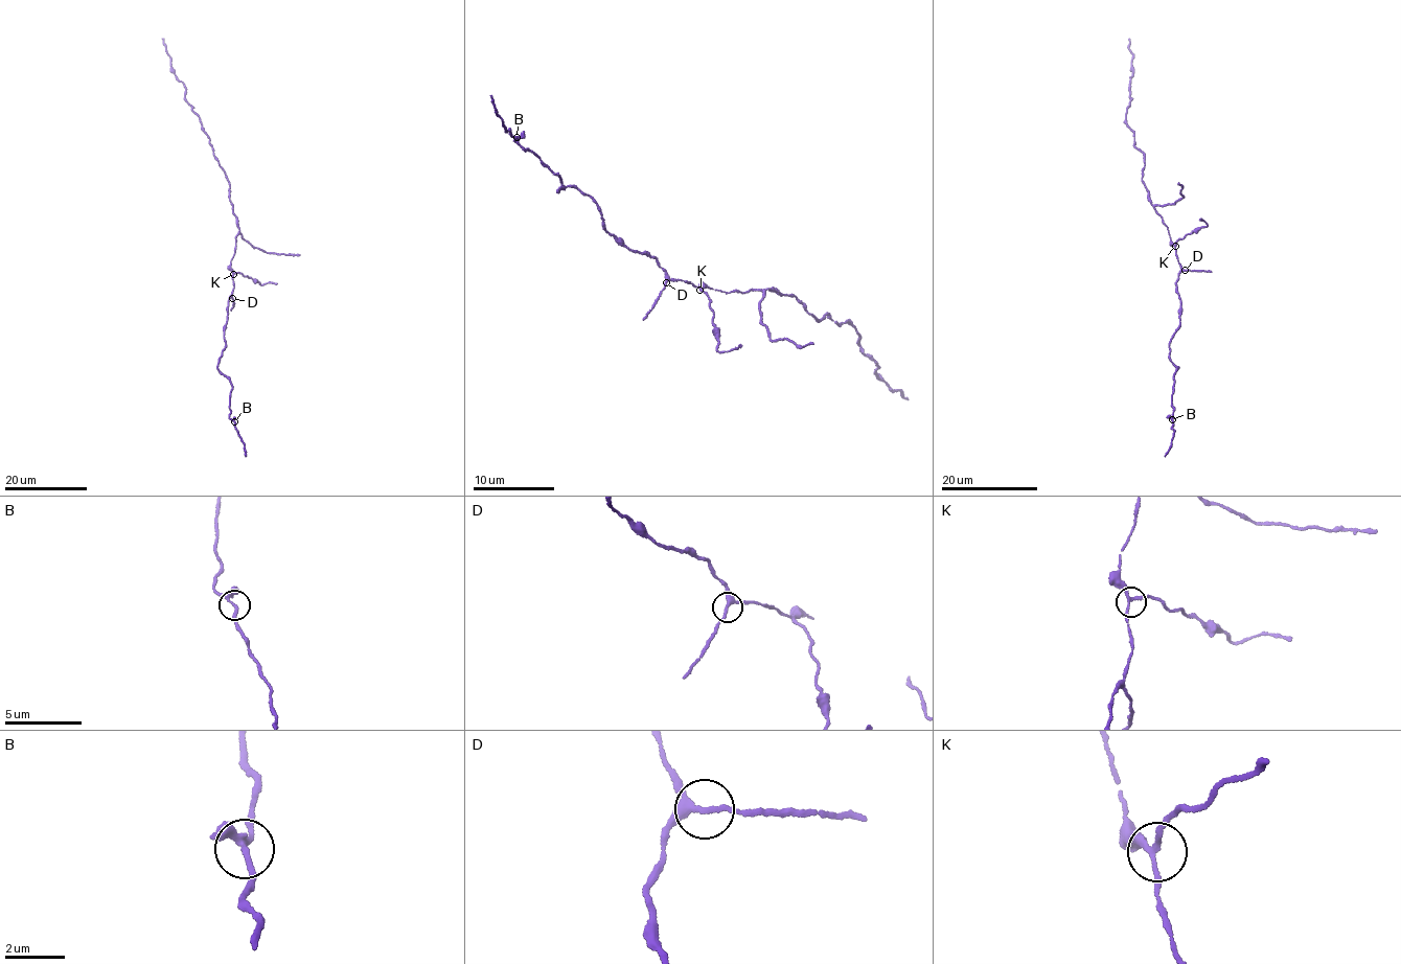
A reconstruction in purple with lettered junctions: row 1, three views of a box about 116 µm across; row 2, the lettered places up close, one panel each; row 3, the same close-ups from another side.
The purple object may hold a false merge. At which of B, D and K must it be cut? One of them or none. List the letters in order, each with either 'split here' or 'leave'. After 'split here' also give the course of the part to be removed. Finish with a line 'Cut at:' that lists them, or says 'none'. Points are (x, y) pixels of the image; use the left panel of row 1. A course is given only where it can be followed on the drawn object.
B: leave
D: leave
K: leave
Cut at: none

